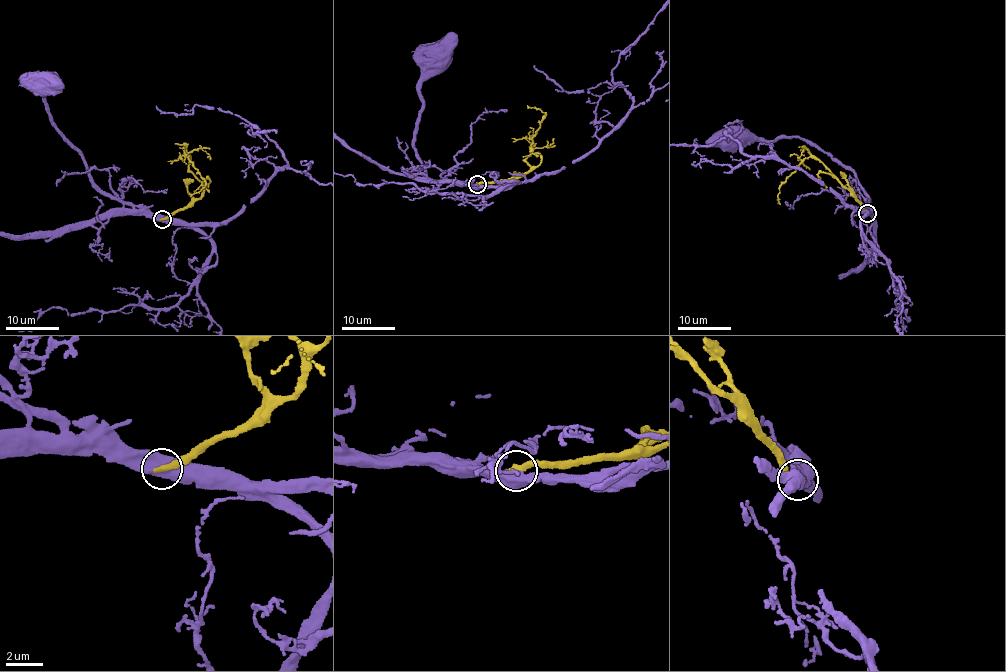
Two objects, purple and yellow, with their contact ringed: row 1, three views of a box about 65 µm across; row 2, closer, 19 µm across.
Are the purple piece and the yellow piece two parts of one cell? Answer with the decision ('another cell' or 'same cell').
same cell

